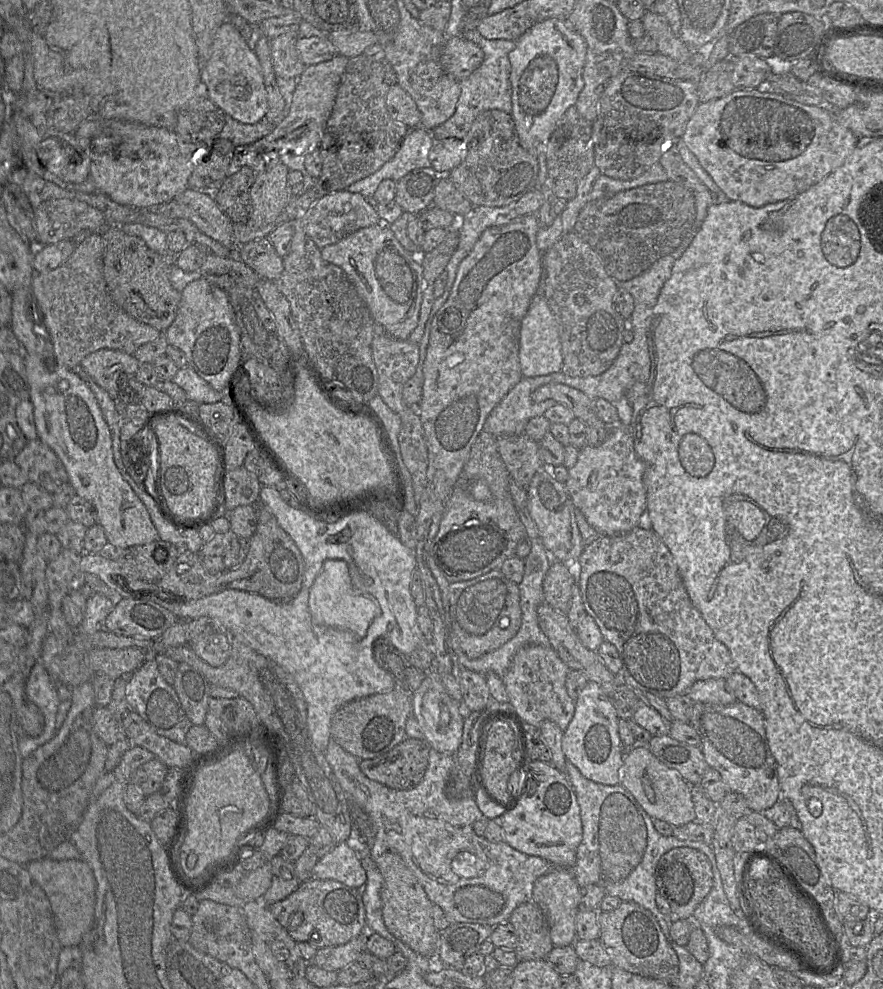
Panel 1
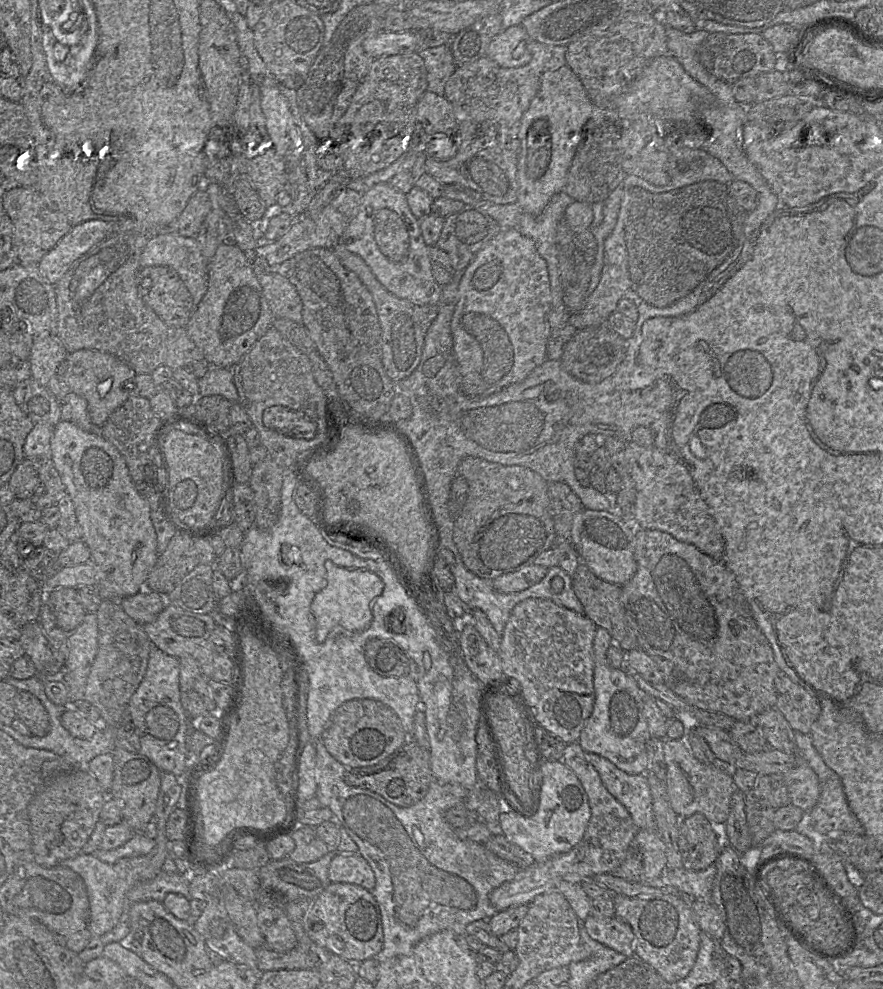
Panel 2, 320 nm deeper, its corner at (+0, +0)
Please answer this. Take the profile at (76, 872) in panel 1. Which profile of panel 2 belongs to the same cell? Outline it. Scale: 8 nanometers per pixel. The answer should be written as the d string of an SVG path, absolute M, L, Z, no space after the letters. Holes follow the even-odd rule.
M156 842L155 847L146 855L122 858L113 864L102 862L92 854L84 853L59 863L59 866L76 872L84 881L89 900L88 928L92 937L99 937L117 925L126 907L127 892L138 883L154 879L162 871L167 857L169 849L162 849L160 842Z

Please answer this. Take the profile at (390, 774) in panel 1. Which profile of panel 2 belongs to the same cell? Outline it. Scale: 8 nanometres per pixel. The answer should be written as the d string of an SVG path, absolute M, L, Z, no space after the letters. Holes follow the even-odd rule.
M408 739L403 746L376 765L347 768L345 774L347 785L368 789L399 807L409 807L419 802L426 795L433 779L429 751L412 739Z

